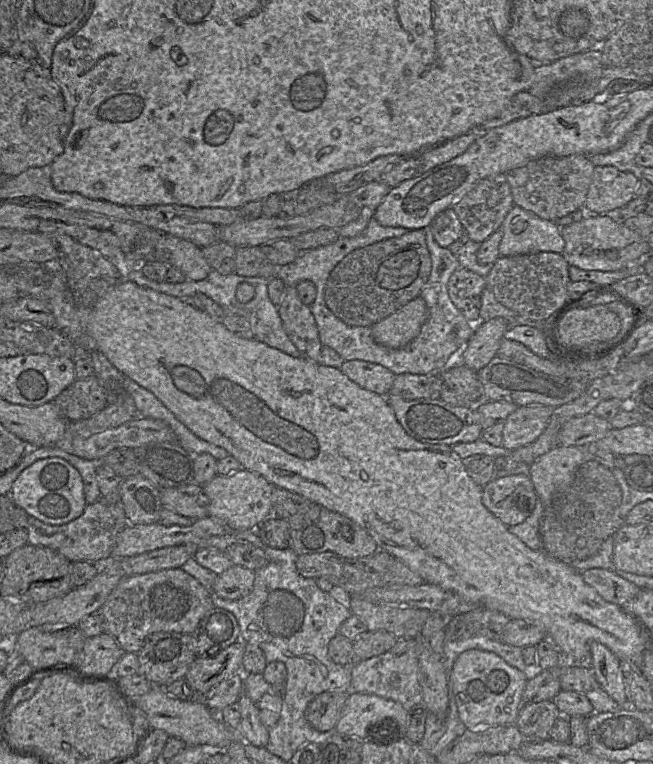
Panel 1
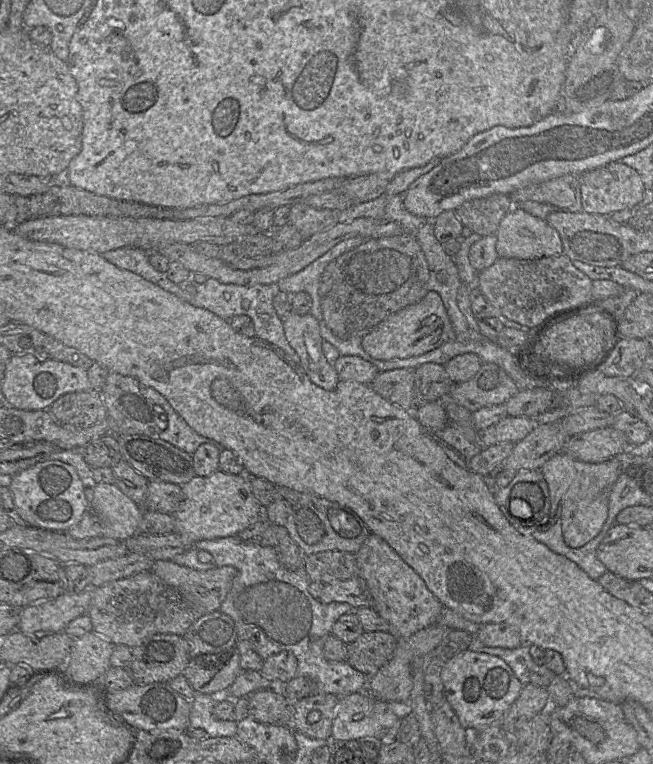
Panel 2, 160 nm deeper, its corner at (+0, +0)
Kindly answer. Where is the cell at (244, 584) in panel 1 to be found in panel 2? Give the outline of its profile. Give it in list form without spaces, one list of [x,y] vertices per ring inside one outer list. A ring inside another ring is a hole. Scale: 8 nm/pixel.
[[[155,560],[150,571],[175,588],[198,615],[219,610],[237,574],[232,566],[198,571],[171,560]]]

